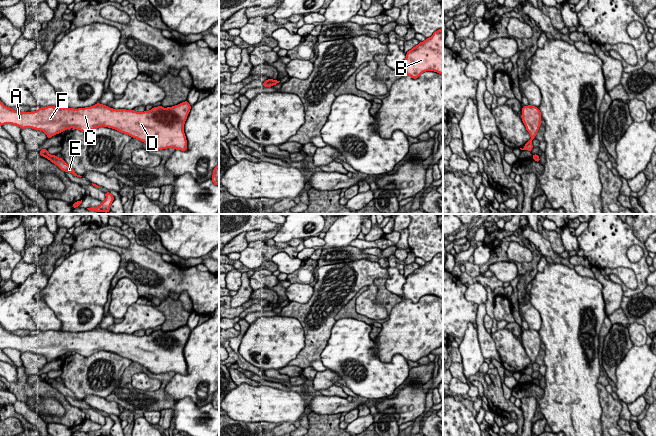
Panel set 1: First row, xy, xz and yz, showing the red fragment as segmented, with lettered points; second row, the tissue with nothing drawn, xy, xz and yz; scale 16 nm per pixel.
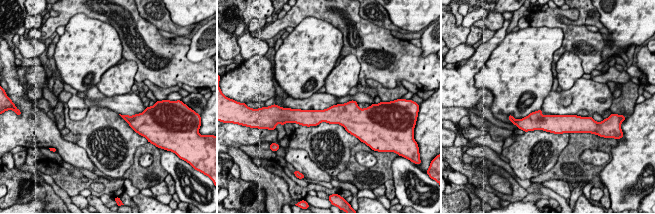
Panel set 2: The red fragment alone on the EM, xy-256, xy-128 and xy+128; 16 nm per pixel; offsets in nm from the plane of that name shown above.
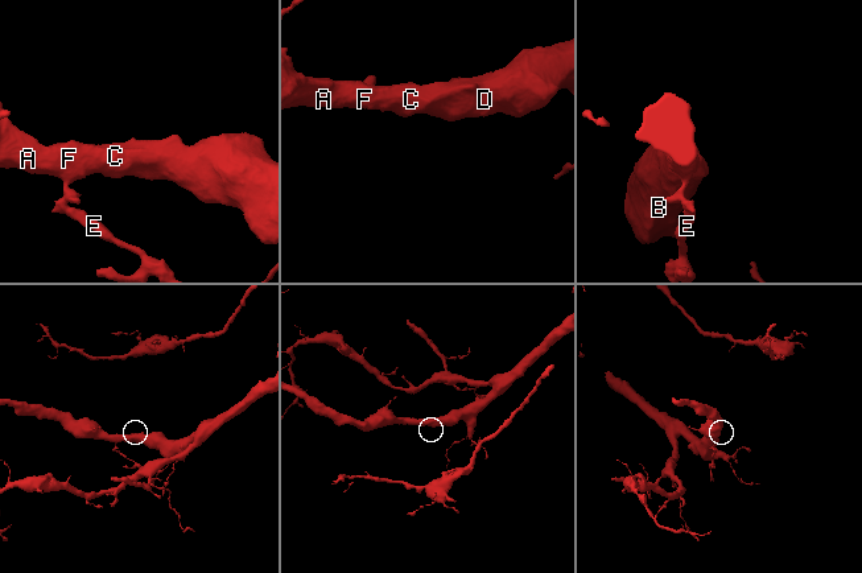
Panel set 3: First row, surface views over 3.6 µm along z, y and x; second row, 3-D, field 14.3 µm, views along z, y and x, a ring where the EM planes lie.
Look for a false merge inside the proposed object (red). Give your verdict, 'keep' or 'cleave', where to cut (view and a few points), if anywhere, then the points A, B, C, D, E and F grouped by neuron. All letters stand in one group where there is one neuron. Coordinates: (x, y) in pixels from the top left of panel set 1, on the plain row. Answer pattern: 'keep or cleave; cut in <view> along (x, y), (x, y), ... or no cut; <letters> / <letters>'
cleave; cut in xy along (49, 378), (47, 382); A B C D F / E

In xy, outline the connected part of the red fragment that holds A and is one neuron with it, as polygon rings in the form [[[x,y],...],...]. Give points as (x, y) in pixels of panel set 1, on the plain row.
[[[0,325],[0,349],[12,348],[21,353],[32,352],[40,354],[46,357],[47,363],[71,352],[88,357],[104,350],[139,363],[153,374],[174,372],[175,374],[187,375],[184,348],[190,333],[191,329],[188,325],[185,325],[173,331],[163,332],[161,329],[144,336],[136,336],[134,333],[113,333],[100,327],[78,333],[47,330],[40,331],[34,336],[18,336],[3,329]]]

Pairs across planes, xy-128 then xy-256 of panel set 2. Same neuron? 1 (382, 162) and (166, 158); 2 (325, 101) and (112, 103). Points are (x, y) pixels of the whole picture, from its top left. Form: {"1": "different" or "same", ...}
{"1": "different", "2": "same"}

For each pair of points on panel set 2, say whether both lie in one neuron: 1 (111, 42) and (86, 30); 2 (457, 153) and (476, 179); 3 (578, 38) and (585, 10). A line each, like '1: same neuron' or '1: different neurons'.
1: same neuron
2: same neuron
3: different neurons

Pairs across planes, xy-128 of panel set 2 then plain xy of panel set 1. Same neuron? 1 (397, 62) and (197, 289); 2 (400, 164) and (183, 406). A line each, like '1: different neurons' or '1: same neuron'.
1: same neuron
2: same neuron

